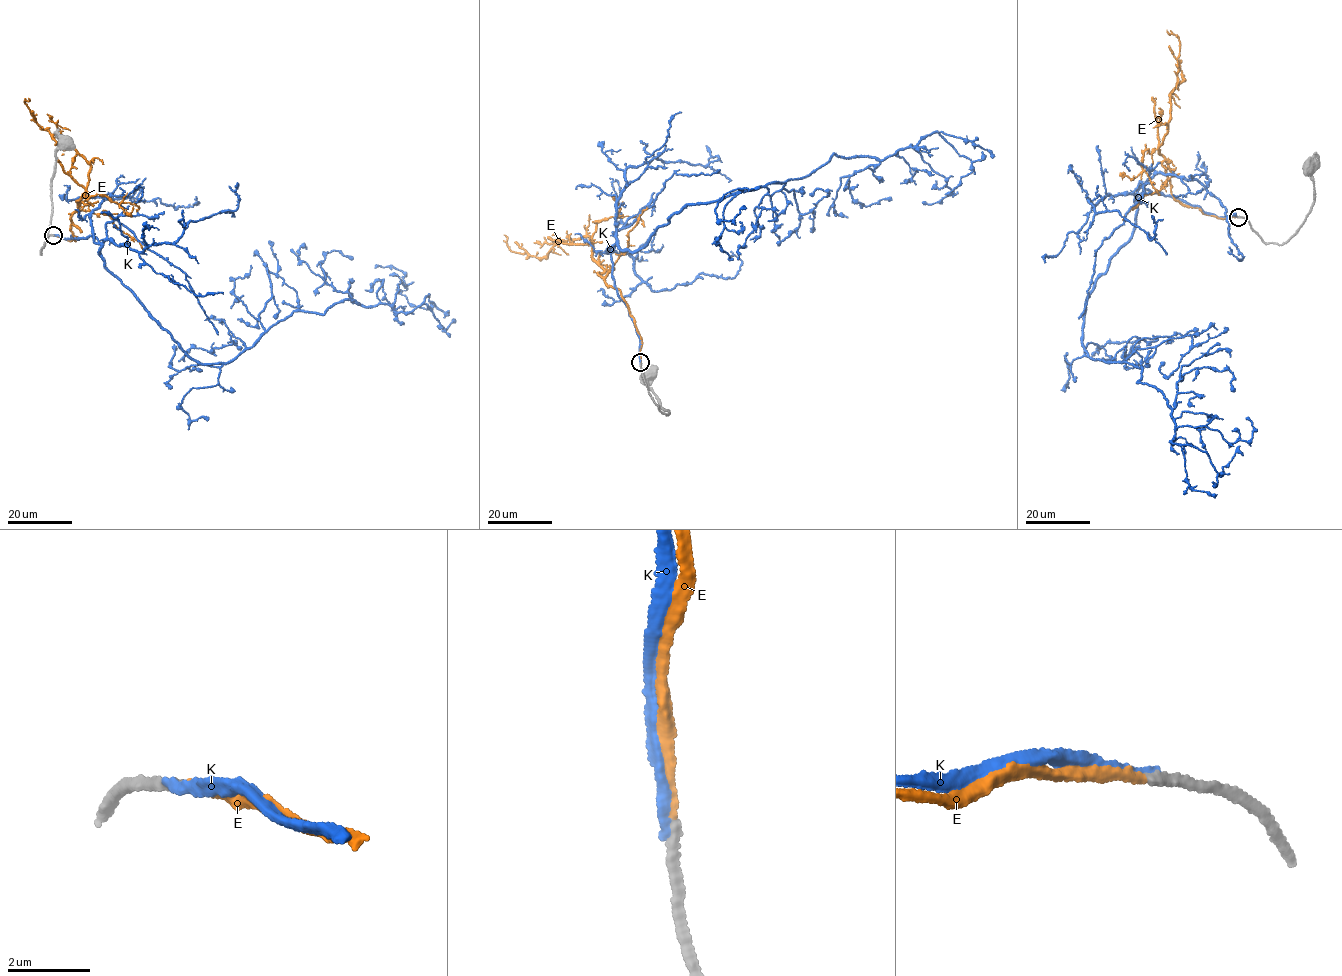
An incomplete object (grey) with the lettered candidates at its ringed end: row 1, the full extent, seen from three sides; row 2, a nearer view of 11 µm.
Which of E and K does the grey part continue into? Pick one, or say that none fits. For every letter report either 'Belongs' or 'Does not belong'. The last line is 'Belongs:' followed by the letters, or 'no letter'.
E: Belongs
K: Does not belong
Belongs: E

